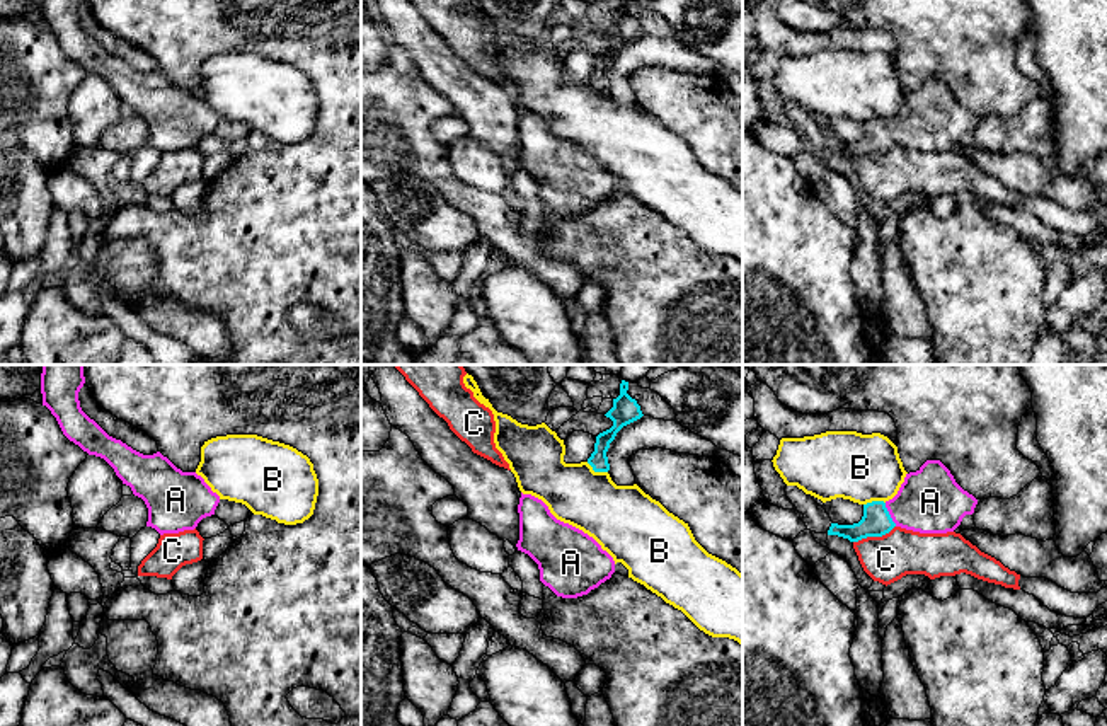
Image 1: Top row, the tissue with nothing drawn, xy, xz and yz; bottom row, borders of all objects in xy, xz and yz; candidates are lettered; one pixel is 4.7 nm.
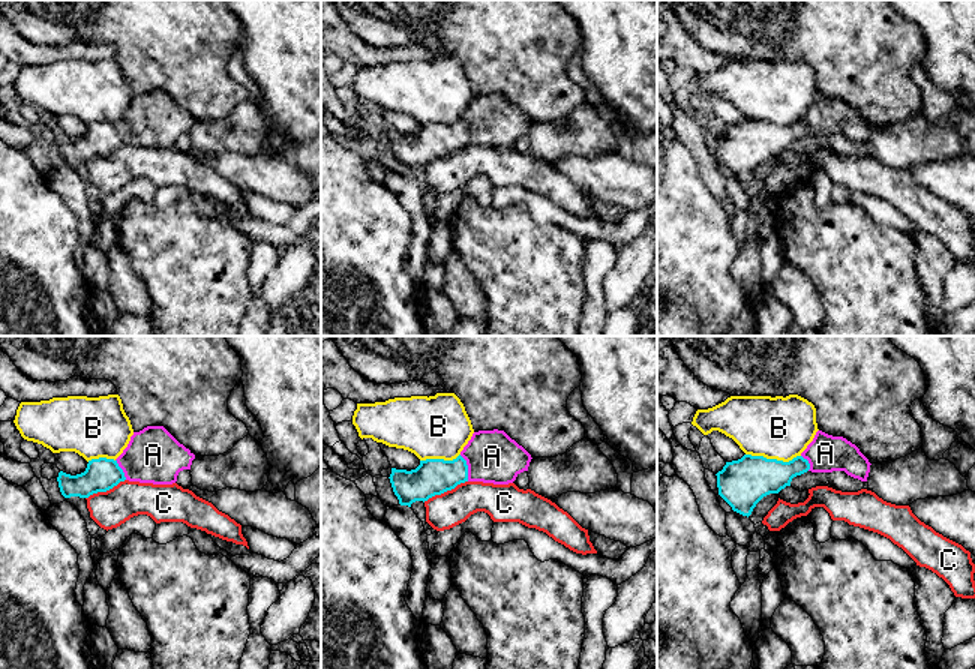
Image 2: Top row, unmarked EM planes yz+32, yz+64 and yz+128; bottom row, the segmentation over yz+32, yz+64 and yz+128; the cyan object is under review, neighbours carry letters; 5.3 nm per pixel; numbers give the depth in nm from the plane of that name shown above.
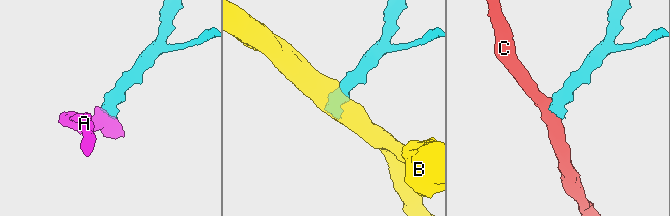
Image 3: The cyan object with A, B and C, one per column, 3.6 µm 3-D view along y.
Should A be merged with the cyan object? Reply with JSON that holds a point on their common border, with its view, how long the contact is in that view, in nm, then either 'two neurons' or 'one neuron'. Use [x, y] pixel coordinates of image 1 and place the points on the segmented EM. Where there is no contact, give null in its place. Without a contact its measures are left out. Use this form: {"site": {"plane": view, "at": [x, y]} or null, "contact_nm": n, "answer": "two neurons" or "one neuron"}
{"site": {"plane": "yz", "at": [889, 515]}, "contact_nm": 130, "answer": "one neuron"}

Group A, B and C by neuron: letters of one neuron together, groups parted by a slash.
A / B / C

